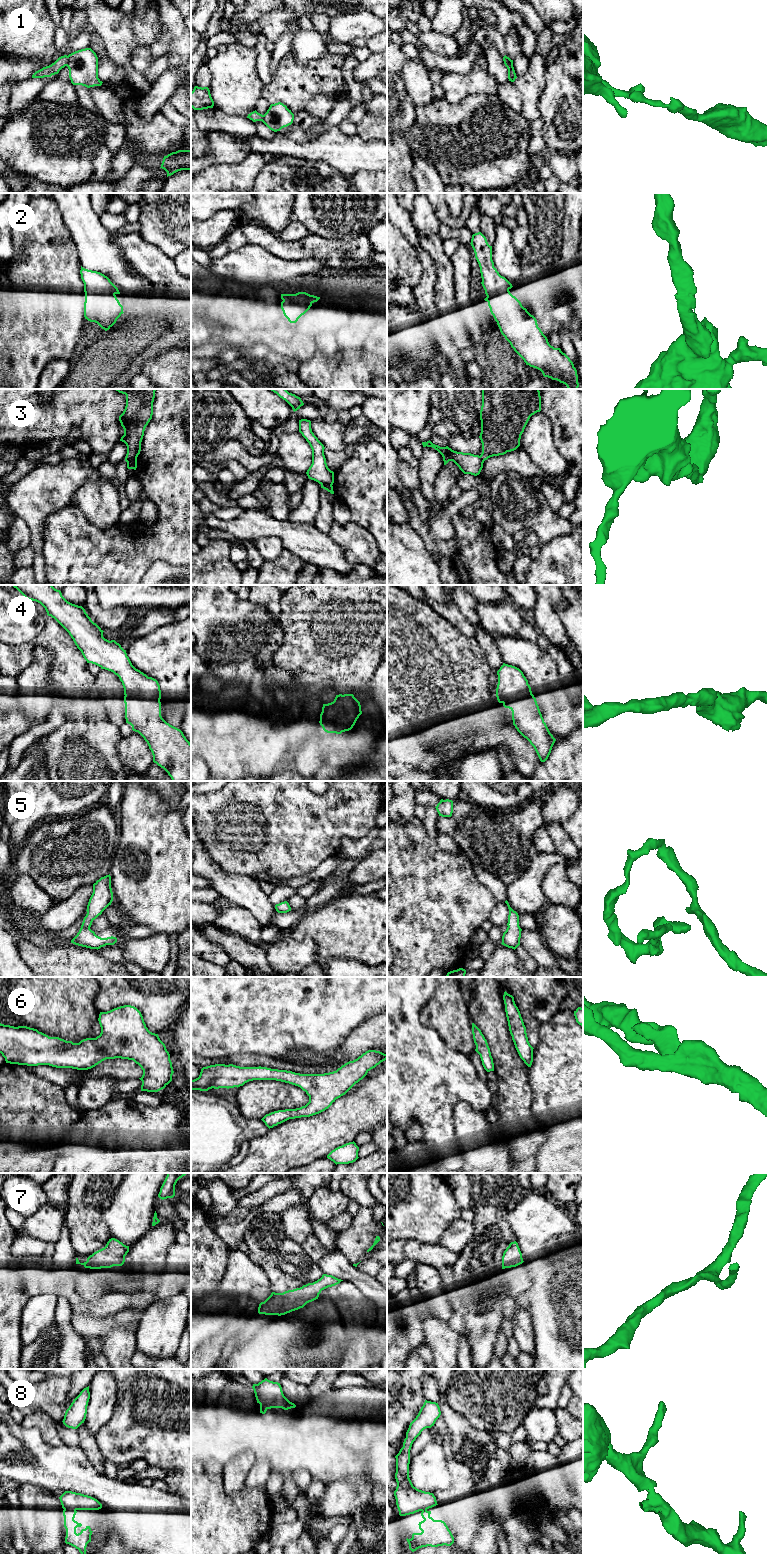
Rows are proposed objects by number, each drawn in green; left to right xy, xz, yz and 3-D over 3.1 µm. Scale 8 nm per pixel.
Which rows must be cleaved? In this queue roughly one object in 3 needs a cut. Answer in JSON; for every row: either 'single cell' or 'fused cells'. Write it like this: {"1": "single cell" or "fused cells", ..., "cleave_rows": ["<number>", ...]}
{"1": "fused cells", "2": "single cell", "3": "fused cells", "4": "single cell", "5": "single cell", "6": "single cell", "7": "single cell", "8": "single cell", "cleave_rows": ["1", "3"]}

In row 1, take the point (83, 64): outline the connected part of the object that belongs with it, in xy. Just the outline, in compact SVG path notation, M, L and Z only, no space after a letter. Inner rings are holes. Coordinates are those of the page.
M91 48L69 54L66 66L69 69L69 78L73 85L90 88L101 86L103 83L98 78L98 57Z

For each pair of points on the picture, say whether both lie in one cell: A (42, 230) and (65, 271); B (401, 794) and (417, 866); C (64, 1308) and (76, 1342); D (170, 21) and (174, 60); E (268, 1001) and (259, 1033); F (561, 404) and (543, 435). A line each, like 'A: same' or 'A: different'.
A: same
B: different
C: same
D: same
E: same
F: different

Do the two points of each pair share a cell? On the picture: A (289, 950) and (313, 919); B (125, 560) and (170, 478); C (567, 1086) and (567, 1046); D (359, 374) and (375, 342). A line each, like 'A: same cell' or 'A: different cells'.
A: different cells
B: same cell
C: same cell
D: different cells

